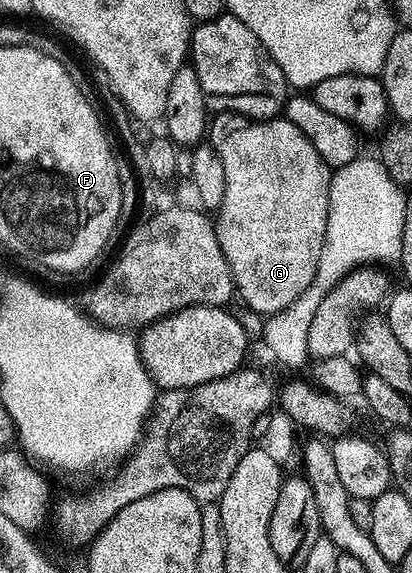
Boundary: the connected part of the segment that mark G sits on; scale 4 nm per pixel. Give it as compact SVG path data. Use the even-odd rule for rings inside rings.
M225 113L218 114L216 118L208 124L207 139L208 142L219 153L223 161L223 173L227 173L227 193L223 193L221 206L215 212L215 226L217 229L217 240L219 249L223 249L223 257L227 257L227 265L231 269L231 277L236 294L241 295L241 299L246 303L245 307L255 314L268 317L286 309L305 289L313 287L319 275L319 264L321 261L321 250L325 244L325 234L327 233L327 217L329 216L329 180L331 178L331 168L315 153L315 145L291 125L291 121L284 117L276 119L262 119L260 121L242 122L242 127L233 127L229 131L230 116Z

